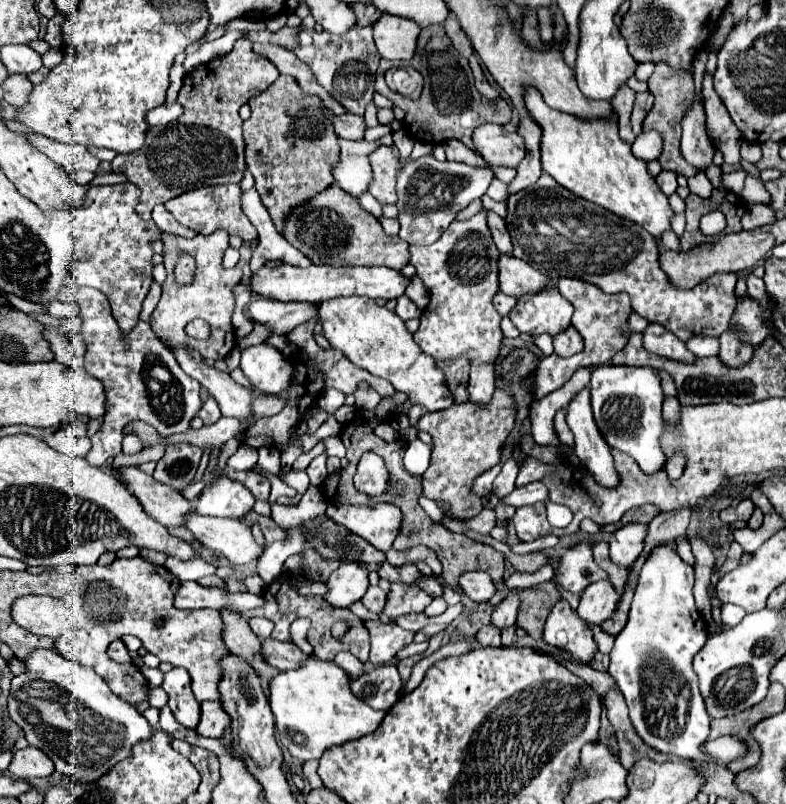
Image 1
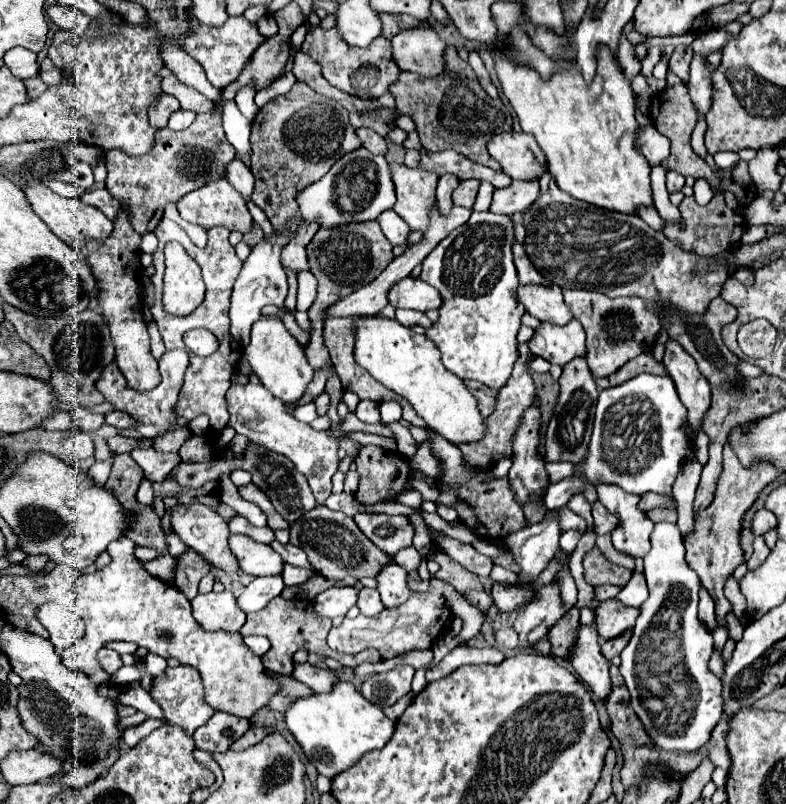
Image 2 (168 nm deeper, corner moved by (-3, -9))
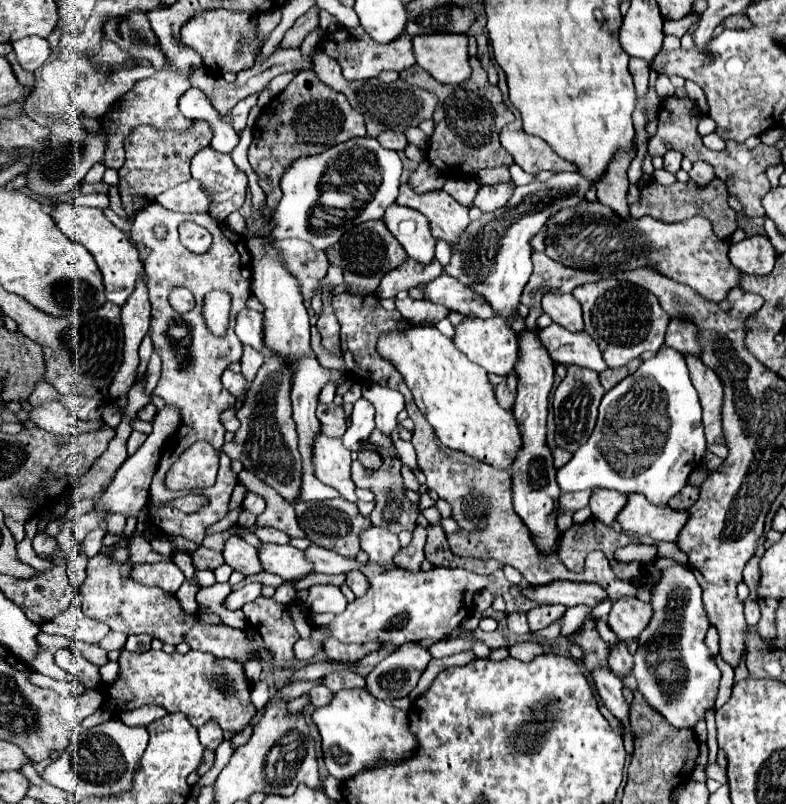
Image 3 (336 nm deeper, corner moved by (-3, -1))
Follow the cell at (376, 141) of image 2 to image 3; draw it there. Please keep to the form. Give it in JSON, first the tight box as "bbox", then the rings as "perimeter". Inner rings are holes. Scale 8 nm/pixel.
{"bbox":[377,130,409,150],"perimeter":[[[385,130],[377,136],[377,142],[383,146],[383,148],[389,148],[389,150],[403,150],[409,142],[405,138],[403,132],[395,132],[395,130]]]}

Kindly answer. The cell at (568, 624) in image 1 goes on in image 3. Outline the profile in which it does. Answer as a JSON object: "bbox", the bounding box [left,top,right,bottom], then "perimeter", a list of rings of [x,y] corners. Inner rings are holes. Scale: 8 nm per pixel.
{"bbox":[591,666,633,754],"perimeter":[[[603,666],[603,668],[595,668],[591,672],[591,678],[595,682],[595,688],[597,688],[603,704],[609,708],[609,712],[613,716],[617,716],[623,722],[623,726],[625,726],[625,732],[623,732],[625,750],[627,750],[627,754],[631,754],[633,736],[629,730],[629,706],[625,704],[625,698],[621,694],[623,684],[621,684],[619,676],[615,676],[615,672],[611,672],[607,666]]]}

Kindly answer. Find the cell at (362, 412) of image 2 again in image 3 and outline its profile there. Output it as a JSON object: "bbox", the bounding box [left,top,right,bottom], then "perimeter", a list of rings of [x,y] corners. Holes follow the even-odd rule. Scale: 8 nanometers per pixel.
{"bbox":[342,398,375,452],"perimeter":[[[359,398],[353,404],[353,416],[351,416],[353,424],[342,437],[342,442],[347,446],[347,450],[355,452],[363,442],[367,442],[369,434],[375,428],[373,416],[375,416],[375,408],[367,398]]]}

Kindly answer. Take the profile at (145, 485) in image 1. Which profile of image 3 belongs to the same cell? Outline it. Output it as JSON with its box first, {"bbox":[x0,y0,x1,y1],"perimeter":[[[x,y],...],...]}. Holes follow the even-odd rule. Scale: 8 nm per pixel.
{"bbox":[223,536,263,576],"perimeter":[[[229,536],[225,540],[223,558],[225,558],[225,564],[229,564],[233,570],[237,570],[245,576],[257,574],[263,570],[259,564],[259,558],[257,558],[257,550],[253,546],[249,546],[247,542],[243,542],[239,536]]]}

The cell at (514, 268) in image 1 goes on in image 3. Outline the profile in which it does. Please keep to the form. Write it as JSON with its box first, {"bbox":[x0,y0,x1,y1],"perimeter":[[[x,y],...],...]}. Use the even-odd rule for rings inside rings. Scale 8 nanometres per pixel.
{"bbox":[541,292,583,330],"perimeter":[[[545,292],[541,306],[543,306],[543,312],[549,314],[555,324],[565,326],[567,330],[583,330],[581,306],[577,304],[573,294]]]}

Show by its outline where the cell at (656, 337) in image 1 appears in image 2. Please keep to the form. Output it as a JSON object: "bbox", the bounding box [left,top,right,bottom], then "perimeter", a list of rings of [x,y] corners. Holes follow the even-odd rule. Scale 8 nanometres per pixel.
{"bbox":[663,340,711,432],"perimeter":[[[675,340],[667,342],[663,364],[669,376],[675,380],[681,402],[689,410],[689,426],[693,428],[693,432],[701,430],[703,416],[711,406],[711,386],[707,378],[701,376],[695,360]]]}

